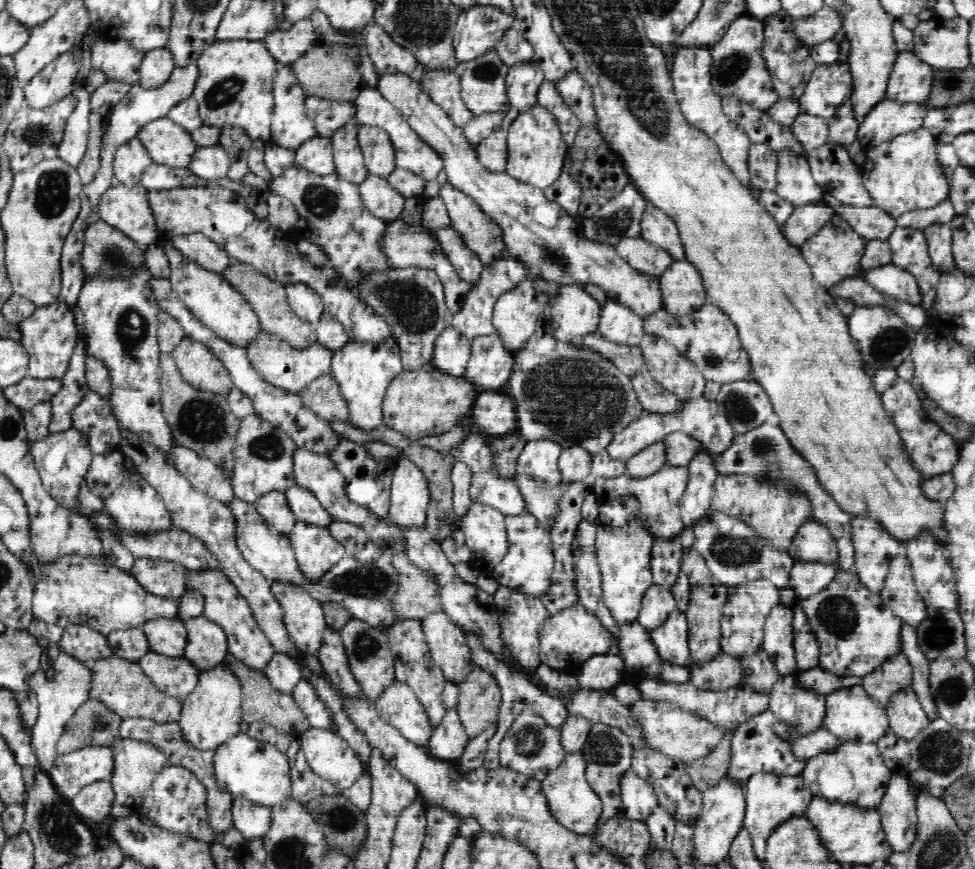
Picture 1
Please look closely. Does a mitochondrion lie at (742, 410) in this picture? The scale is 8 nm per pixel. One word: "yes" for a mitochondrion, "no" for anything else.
yes

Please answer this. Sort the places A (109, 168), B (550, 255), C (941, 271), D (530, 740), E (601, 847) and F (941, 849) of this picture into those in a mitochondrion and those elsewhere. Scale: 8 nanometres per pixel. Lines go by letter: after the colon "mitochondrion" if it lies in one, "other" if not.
A: other
B: mitochondrion
C: other
D: mitochondrion
E: other
F: mitochondrion

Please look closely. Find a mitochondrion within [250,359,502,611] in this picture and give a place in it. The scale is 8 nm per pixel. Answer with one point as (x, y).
(373, 582)

